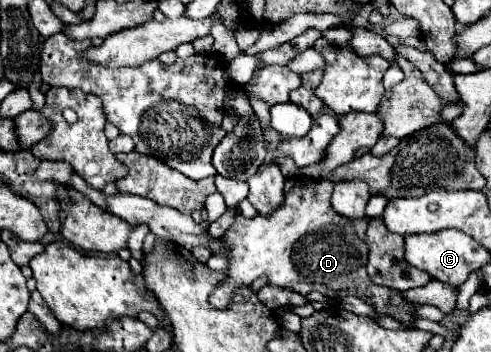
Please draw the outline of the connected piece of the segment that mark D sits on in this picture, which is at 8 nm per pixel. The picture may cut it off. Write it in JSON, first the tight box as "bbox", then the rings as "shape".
{"bbox":[210,175,418,328],"shape":[[[294,175],[286,179],[284,205],[274,215],[256,215],[254,219],[238,215],[234,225],[224,233],[224,239],[234,245],[228,257],[228,279],[210,295],[210,303],[218,309],[230,307],[230,299],[240,285],[248,287],[260,275],[268,275],[272,285],[292,289],[300,295],[308,295],[310,291],[318,291],[330,299],[354,295],[372,305],[380,315],[389,315],[412,328],[418,319],[414,315],[418,305],[408,303],[404,293],[380,287],[368,277],[366,229],[372,219],[346,219],[338,215],[330,205],[330,193],[332,183],[328,179]]]}

